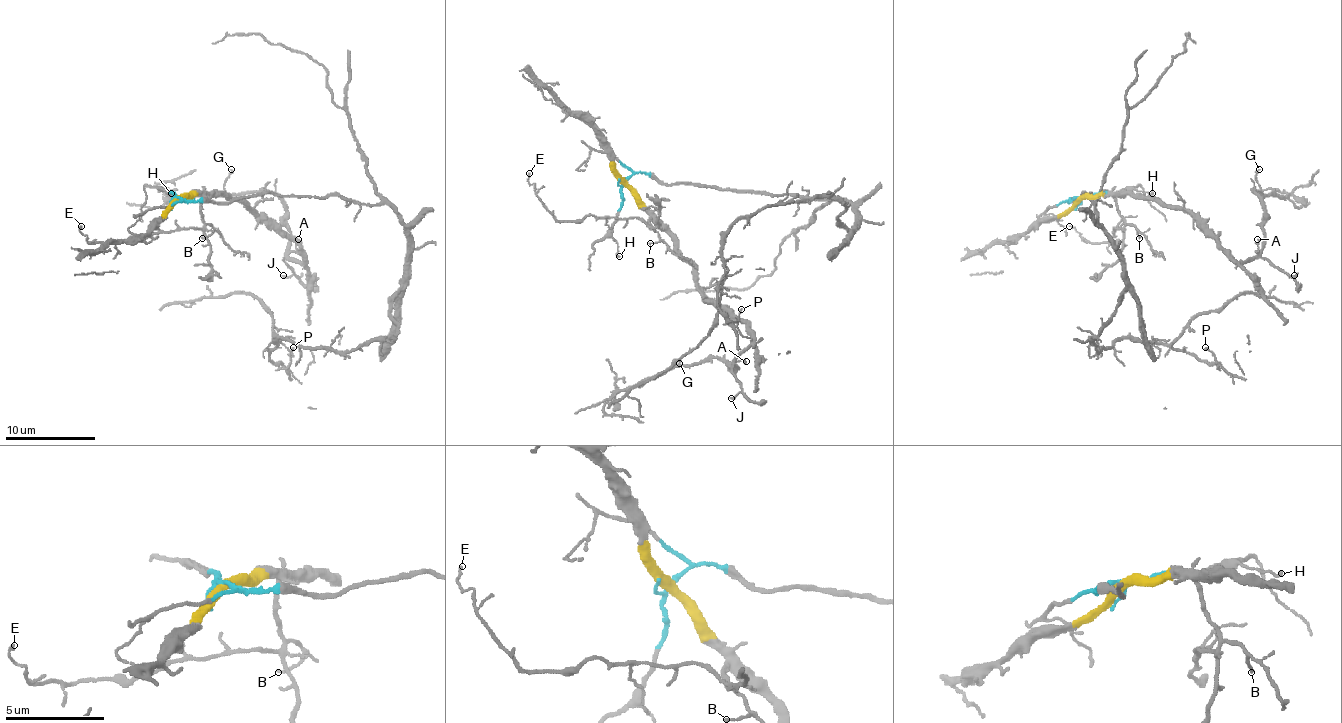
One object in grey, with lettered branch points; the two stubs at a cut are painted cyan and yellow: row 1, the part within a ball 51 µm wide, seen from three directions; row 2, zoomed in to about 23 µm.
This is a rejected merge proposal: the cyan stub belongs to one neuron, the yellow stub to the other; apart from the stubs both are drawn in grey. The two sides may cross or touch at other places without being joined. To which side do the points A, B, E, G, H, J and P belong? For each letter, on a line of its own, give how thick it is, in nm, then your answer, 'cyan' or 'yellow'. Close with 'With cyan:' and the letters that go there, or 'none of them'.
A: 140 nm | yellow
B: 120 nm | yellow
E: 100 nm | yellow
G: 120 nm | yellow
H: 120 nm | cyan
J: 130 nm | yellow
P: 100 nm | cyan
With cyan: H, P

